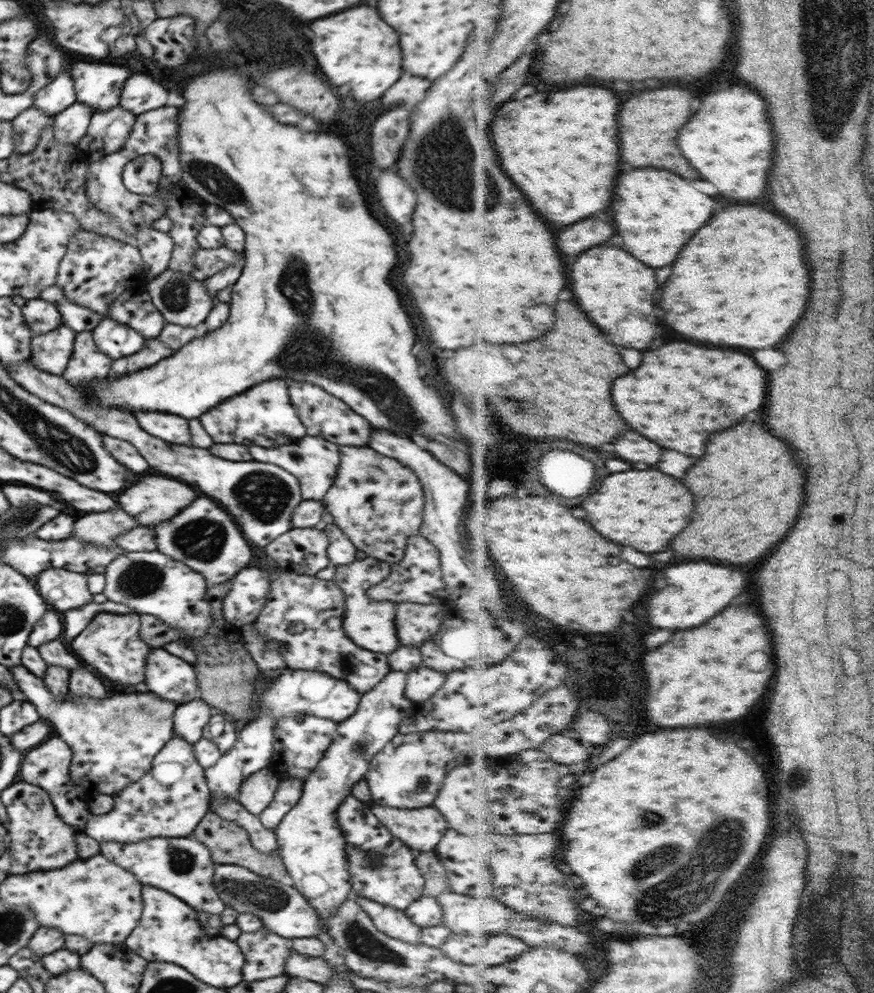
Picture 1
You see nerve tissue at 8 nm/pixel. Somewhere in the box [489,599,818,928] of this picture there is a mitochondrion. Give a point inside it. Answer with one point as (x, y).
(649, 818)

